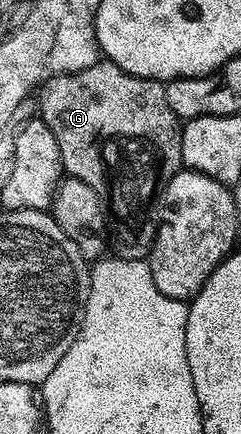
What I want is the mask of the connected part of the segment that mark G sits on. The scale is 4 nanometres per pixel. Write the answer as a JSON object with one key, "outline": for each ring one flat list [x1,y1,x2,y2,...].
{"outline":[[98,61,91,69,66,75,50,74,39,87,39,117,55,133,59,141,61,166,66,176,91,185,91,189,101,187,101,167,97,167,97,135,109,135,109,131,133,131,133,135,157,135,161,139,161,151,165,151,165,175,175,177,182,170,181,128,182,120,167,105,165,83,155,79,135,77,119,65,108,61]]}

